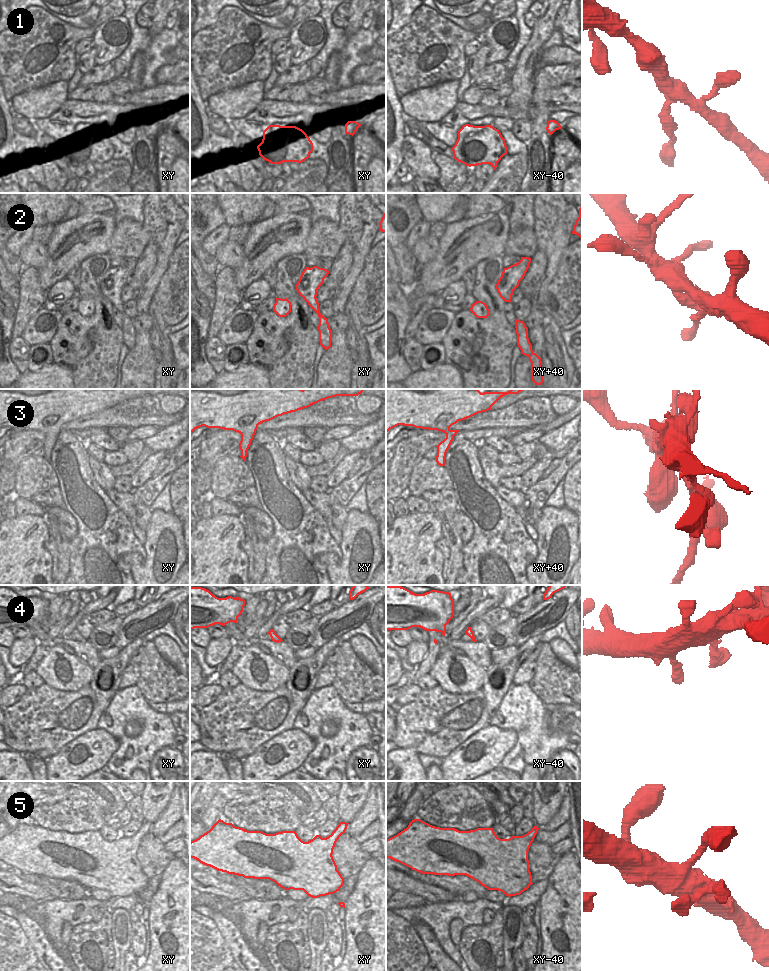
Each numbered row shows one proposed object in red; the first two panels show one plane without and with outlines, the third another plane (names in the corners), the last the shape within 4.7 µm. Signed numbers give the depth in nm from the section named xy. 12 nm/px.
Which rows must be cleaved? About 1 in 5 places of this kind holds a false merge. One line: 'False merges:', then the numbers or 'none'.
False merges: 3

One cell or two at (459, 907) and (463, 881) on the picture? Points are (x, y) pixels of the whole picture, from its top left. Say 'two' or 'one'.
two

